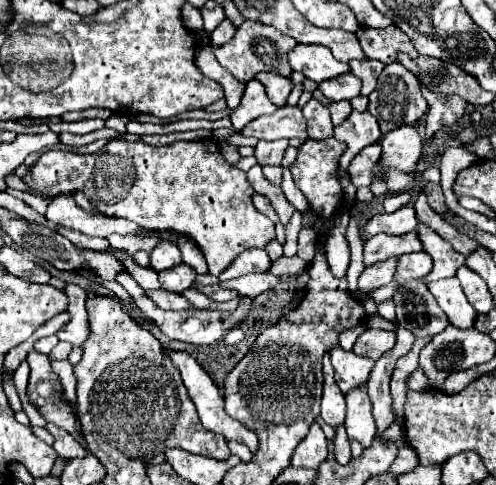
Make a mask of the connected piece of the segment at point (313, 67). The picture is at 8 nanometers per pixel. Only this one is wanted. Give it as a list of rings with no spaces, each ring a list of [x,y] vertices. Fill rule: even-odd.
[[[298,44],[294,50],[288,52],[288,62],[294,72],[302,72],[308,80],[314,80],[316,84],[350,70],[348,64],[336,60],[332,52],[324,46]]]

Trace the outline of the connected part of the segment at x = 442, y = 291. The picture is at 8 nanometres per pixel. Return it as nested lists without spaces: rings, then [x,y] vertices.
[[[456,276],[438,282],[428,282],[428,290],[434,294],[440,308],[446,312],[450,324],[458,328],[470,328],[474,324],[476,310],[472,310],[470,302],[466,300]]]

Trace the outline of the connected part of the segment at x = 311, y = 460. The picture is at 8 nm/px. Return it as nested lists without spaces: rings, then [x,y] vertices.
[[[314,422],[306,438],[296,446],[290,466],[292,468],[316,468],[328,456],[328,442],[322,428]]]

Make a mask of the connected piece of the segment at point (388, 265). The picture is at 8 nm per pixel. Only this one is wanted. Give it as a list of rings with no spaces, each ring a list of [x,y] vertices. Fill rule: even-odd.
[[[388,258],[384,262],[378,262],[376,266],[366,268],[358,278],[358,292],[370,294],[372,290],[388,284],[394,278],[394,270],[396,270],[396,258]]]

